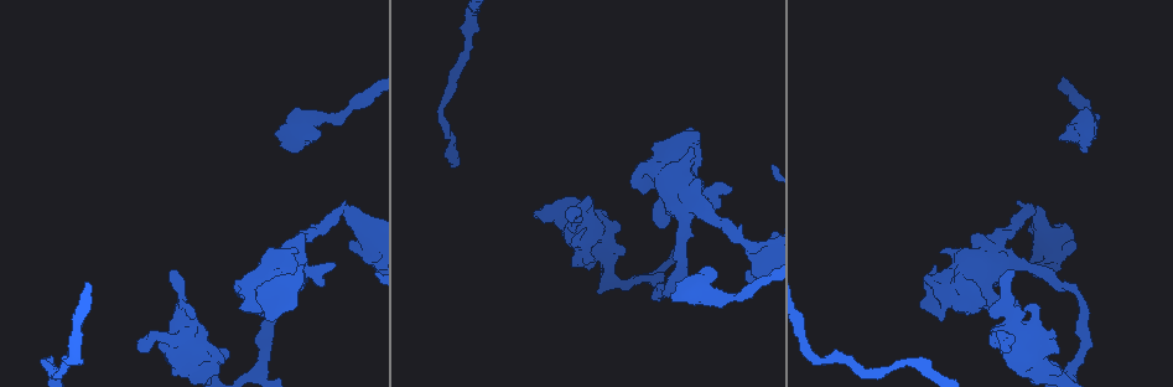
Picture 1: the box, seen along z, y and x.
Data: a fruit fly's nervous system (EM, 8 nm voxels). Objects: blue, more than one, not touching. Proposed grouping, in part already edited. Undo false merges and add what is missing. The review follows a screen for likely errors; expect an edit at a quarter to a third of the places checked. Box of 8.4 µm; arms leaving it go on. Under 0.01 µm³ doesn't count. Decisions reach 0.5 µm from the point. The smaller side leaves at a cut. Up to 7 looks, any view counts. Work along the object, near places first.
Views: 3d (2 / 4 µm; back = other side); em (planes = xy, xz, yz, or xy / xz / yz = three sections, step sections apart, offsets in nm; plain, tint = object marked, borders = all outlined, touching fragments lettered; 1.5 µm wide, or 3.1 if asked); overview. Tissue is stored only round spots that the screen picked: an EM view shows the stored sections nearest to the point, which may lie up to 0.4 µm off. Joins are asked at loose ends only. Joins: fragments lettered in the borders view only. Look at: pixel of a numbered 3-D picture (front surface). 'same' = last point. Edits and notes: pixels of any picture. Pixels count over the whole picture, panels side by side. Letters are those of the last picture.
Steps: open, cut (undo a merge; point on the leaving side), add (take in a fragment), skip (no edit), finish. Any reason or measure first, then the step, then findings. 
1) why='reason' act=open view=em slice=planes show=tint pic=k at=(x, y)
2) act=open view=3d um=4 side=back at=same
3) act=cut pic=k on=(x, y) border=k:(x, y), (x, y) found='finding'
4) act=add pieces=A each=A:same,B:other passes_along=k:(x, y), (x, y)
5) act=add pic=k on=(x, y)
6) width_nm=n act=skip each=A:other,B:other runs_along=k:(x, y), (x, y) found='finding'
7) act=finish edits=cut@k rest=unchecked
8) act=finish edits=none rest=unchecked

why='an open end' act=open view=em slice=planes show=tint pic=1 at=(572, 243)

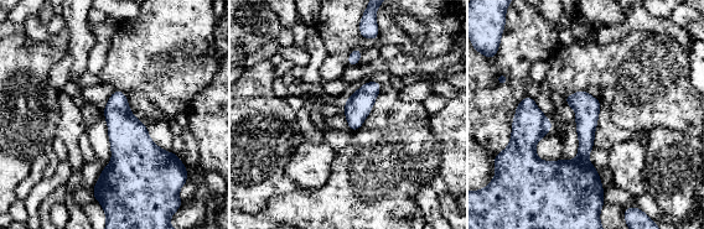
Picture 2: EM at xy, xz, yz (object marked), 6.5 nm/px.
act=open view=em slice=planes show=borders at=same

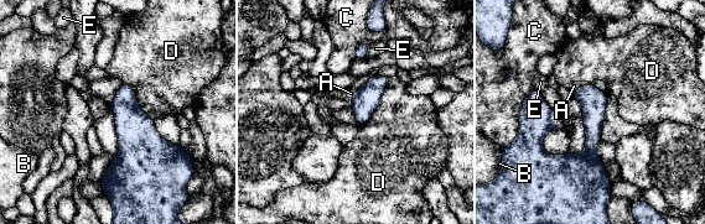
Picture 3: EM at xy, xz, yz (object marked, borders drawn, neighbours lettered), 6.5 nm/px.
act=skip each=A:other,B:other,C:other,D:other,E:other runs_along=3:(534, 94), (534, 149), (587, 186) found='no lettered fragment goes on from it'

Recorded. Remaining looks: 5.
why='thick end' act=open view=em slice=planes show=borders pic=1 at=(643, 194)

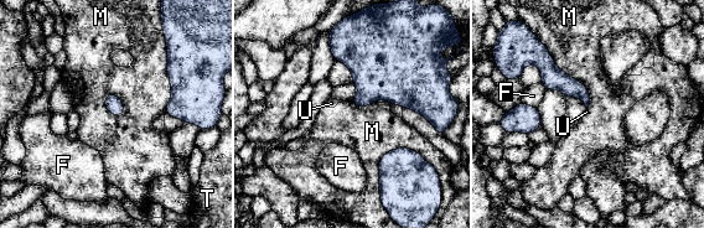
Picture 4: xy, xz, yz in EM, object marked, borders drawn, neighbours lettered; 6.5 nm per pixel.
act=skip each=F:other,M:other,T:other,U:other found='no lettered fragment goes on from it'

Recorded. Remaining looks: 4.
why='abrupt turn' act=open view=em slice=planes show=borders pic=1 at=(76, 362)

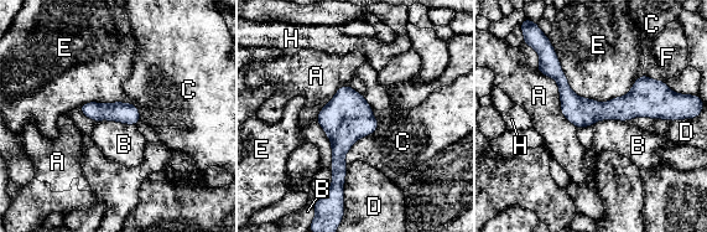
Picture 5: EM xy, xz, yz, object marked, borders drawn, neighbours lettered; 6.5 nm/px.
act=skip each=A:other,B:other,C:other,D:other,E:other,F:other,H:other found='all the same neuron'

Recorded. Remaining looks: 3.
act=finish edits=none rest=unchecked

